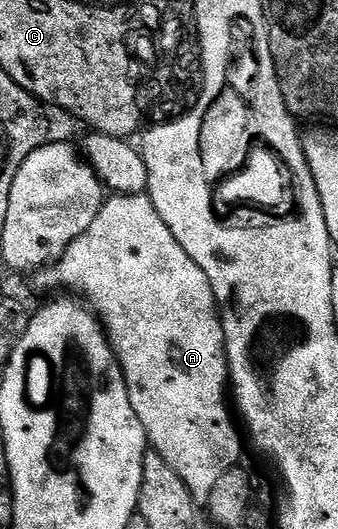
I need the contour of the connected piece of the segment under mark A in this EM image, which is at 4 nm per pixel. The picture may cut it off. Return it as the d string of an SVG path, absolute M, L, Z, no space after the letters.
M147 195L110 196L106 200L105 206L99 211L99 215L95 215L95 223L91 223L91 227L87 227L87 231L83 231L83 235L79 235L79 239L75 239L71 243L71 247L67 247L67 251L59 260L40 270L36 277L43 288L57 289L53 291L68 291L83 299L84 304L93 310L97 320L101 323L101 328L105 330L109 345L113 348L113 354L117 356L117 361L121 364L127 383L127 395L131 399L131 407L135 407L135 415L139 415L139 423L143 423L152 452L163 455L163 459L167 459L167 463L173 468L175 475L179 475L179 479L183 479L183 483L187 483L193 496L194 506L208 506L209 496L215 483L219 479L223 479L223 475L227 471L235 468L240 462L237 460L241 457L241 437L237 434L238 422L235 420L230 402L227 400L231 382L229 379L229 360L225 354L225 336L223 335L217 300L209 285L207 275L203 275L203 267L199 267L199 263L195 263L195 259L191 259L191 255L187 255L187 251L183 251L183 247L179 247L179 239L175 239L175 235L171 235L171 227L167 227L167 223L163 223L163 215L159 215L159 211L155 211L155 203L151 203L151 199Z

